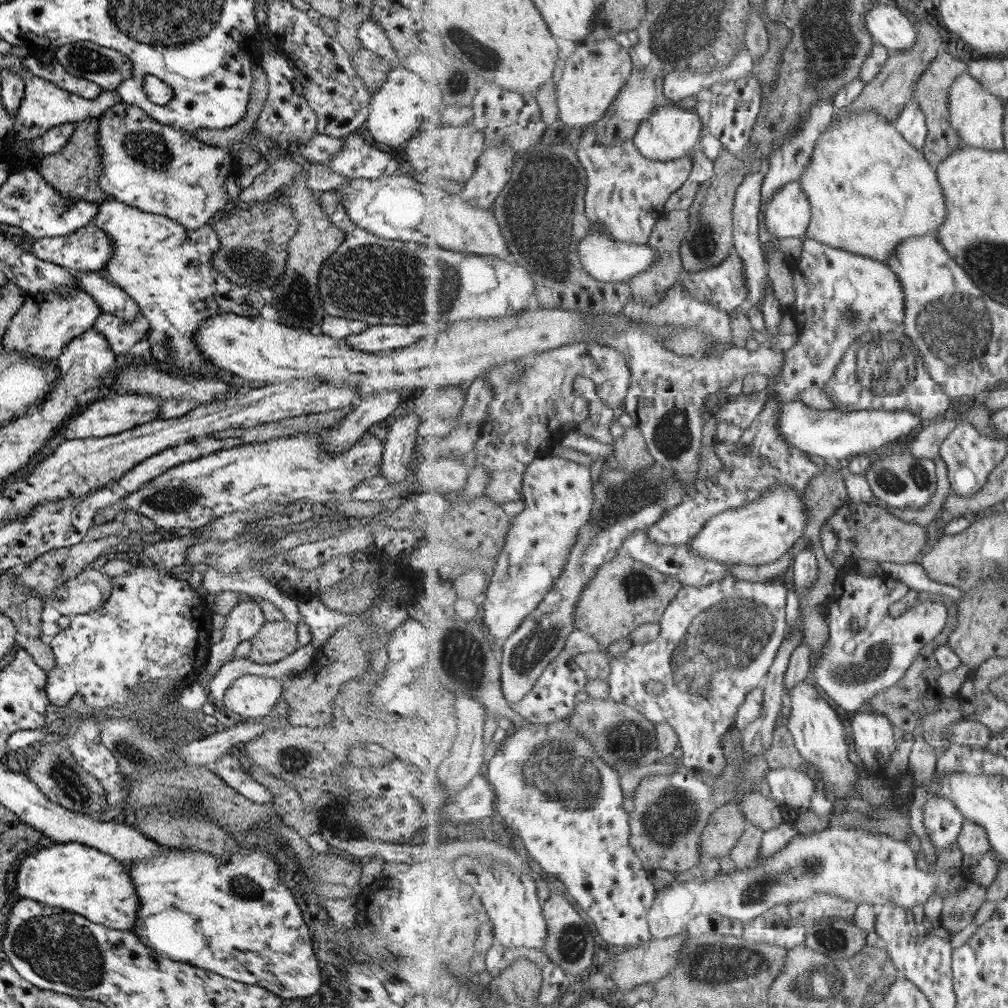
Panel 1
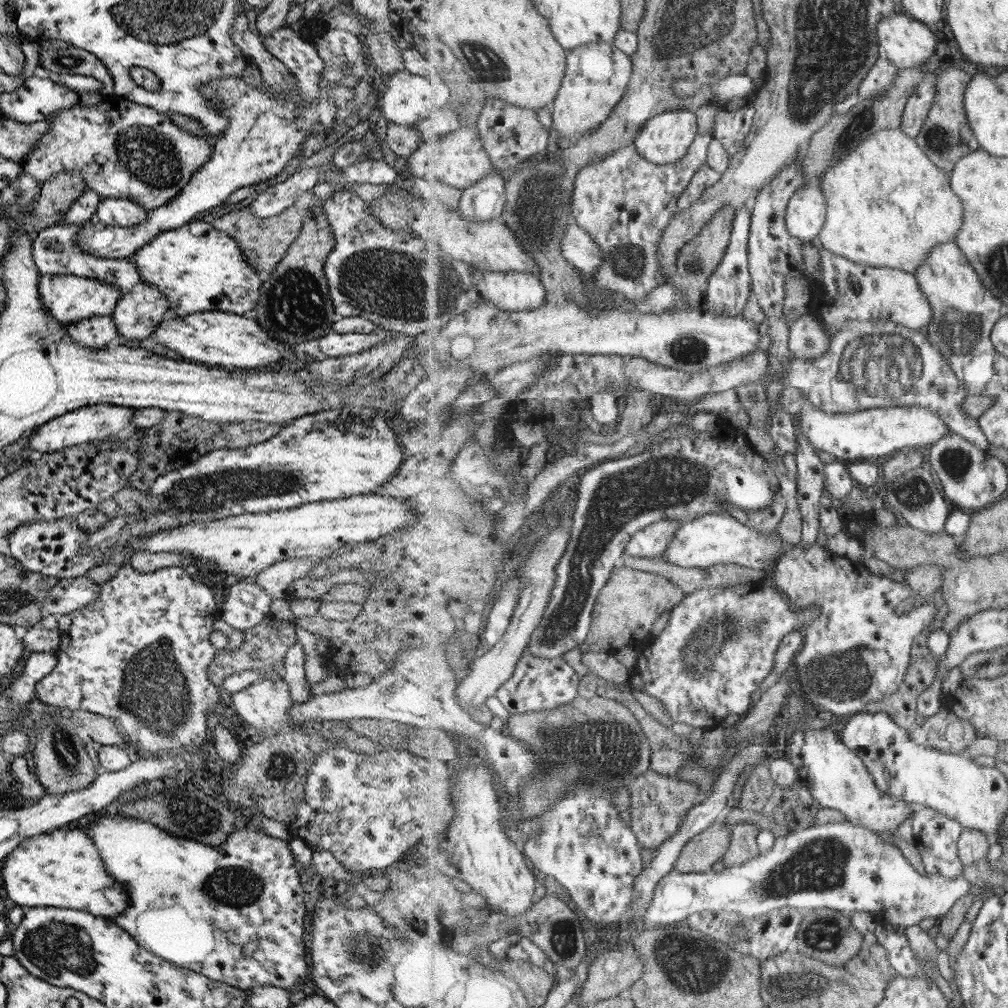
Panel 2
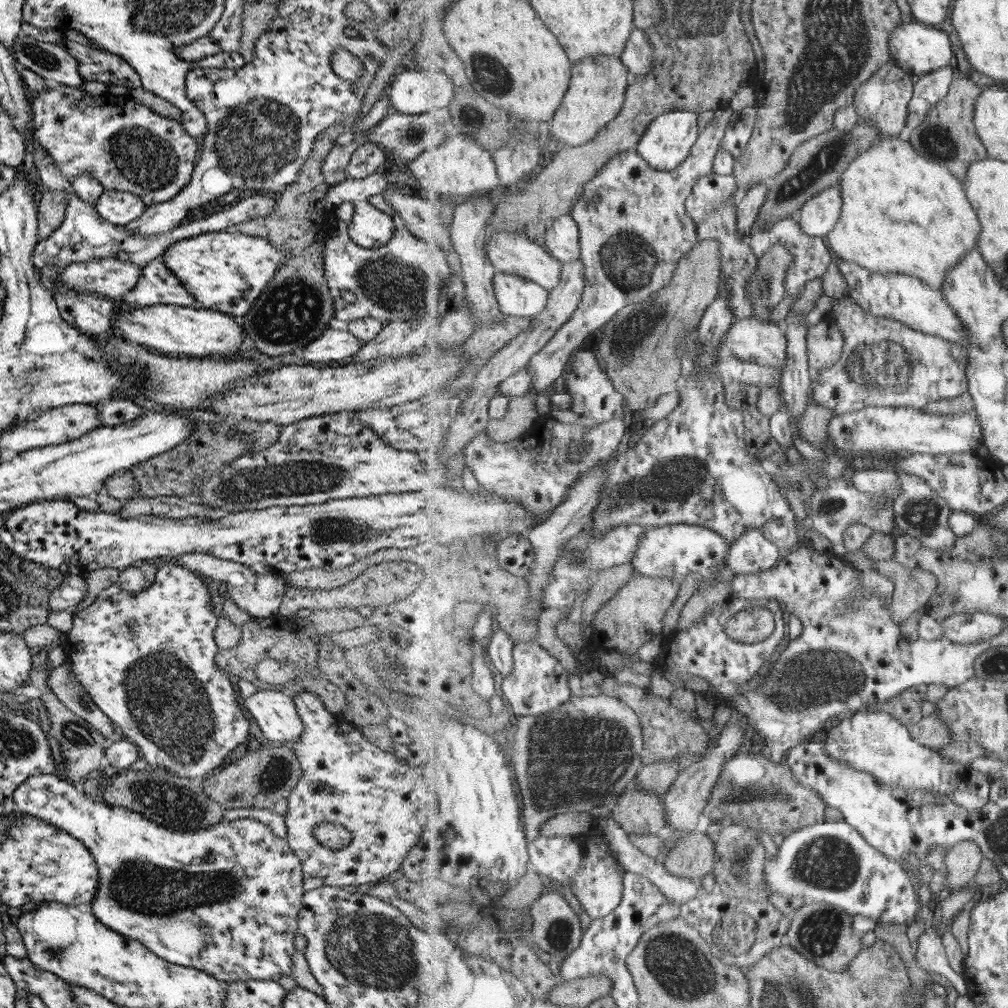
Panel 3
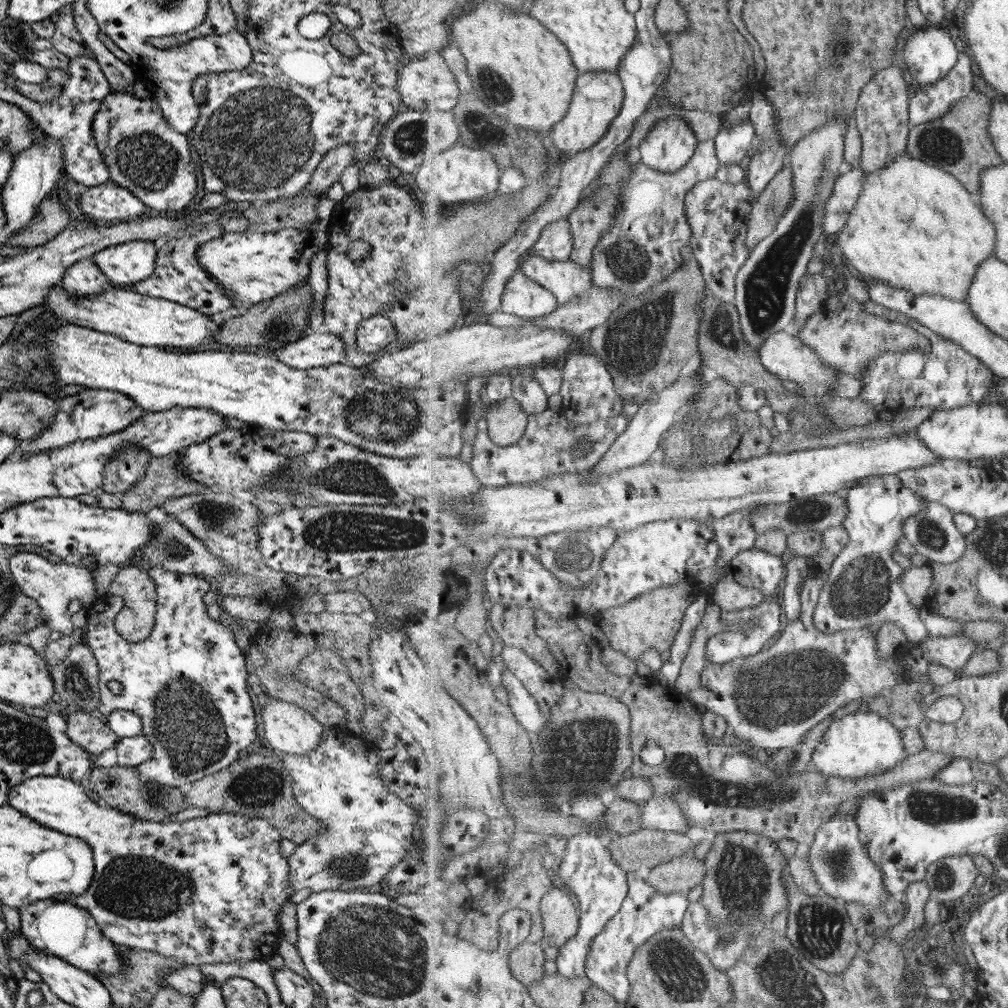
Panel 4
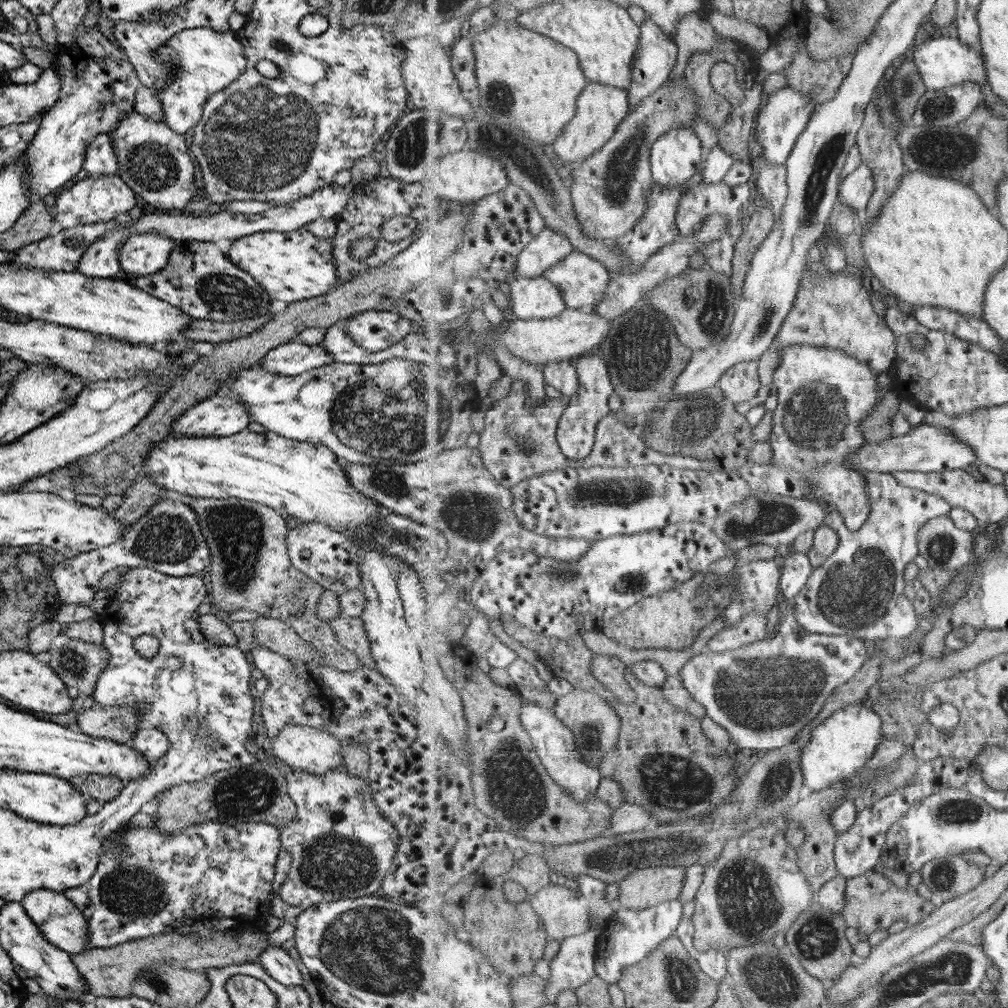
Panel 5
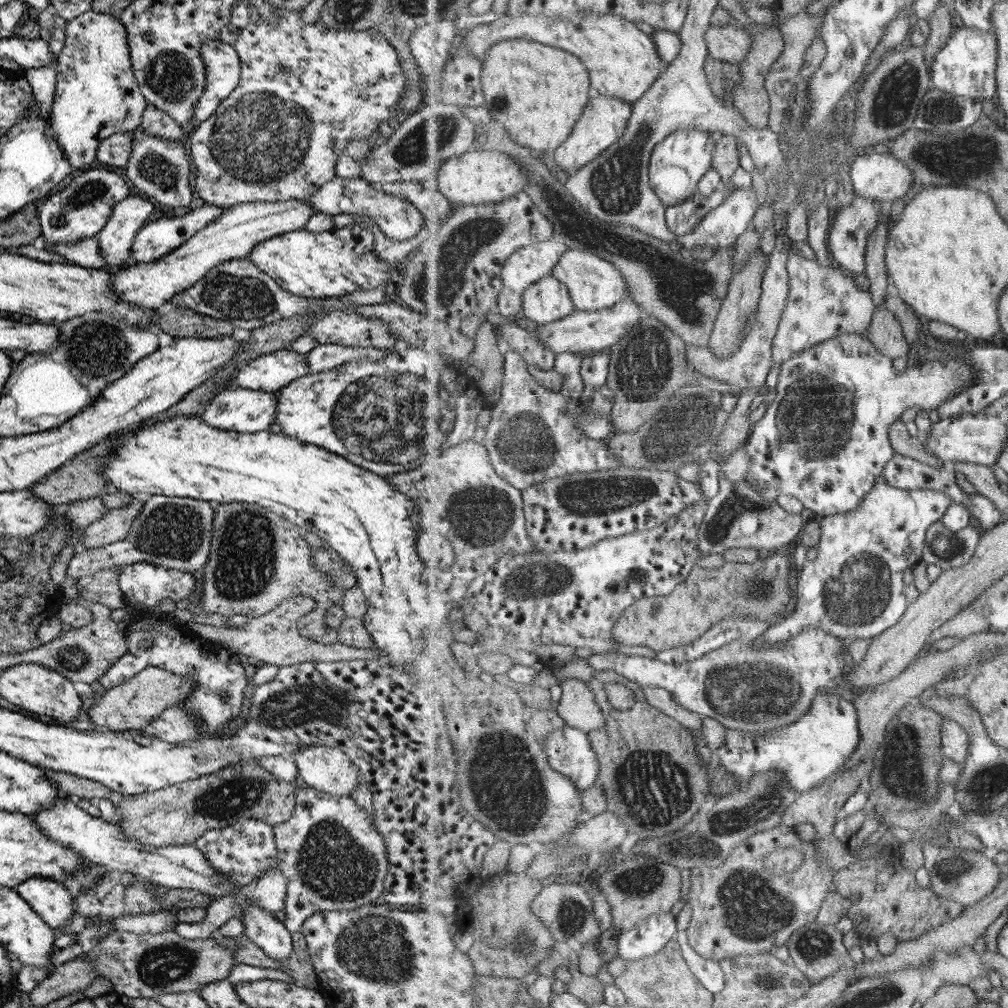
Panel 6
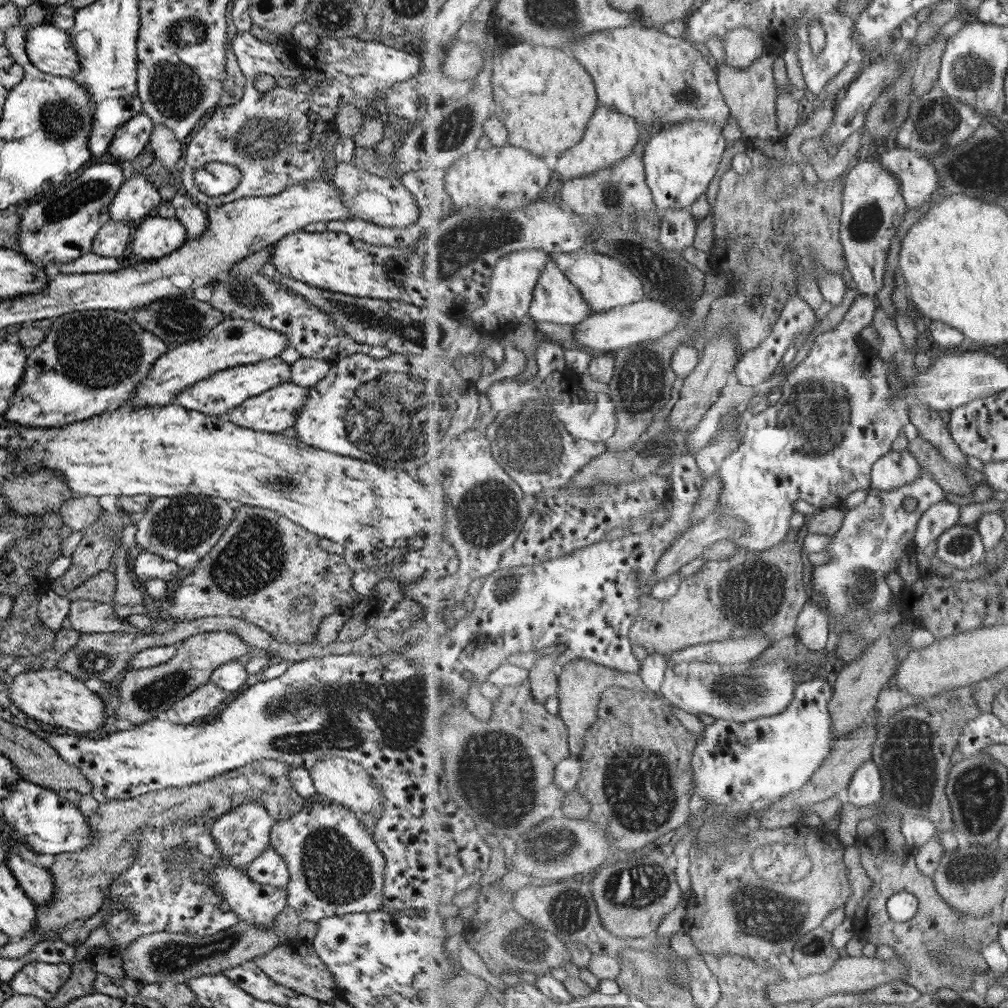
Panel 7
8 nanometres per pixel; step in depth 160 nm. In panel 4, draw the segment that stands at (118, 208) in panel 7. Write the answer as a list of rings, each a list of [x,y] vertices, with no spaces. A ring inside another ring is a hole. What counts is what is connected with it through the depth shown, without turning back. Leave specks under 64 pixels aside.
[[[92,256],[78,259],[60,280],[61,289],[71,297],[91,297],[113,287],[92,260]]]

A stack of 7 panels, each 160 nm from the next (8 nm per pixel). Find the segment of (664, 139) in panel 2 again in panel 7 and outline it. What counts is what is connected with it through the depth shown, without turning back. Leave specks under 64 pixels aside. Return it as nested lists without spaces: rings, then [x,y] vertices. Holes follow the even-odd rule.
[[[714,120],[685,121],[657,132],[647,143],[643,164],[647,183],[654,194],[655,205],[661,210],[684,209],[701,199],[713,182],[721,156],[727,148],[727,140],[721,134],[722,124]]]

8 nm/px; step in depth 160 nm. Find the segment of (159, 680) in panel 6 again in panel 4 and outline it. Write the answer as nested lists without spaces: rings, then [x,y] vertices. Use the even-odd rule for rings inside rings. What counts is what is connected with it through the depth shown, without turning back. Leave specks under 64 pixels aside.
[[[71,709],[67,713],[70,714],[65,716],[67,720],[65,736],[89,755],[96,757],[119,740],[108,729],[103,717],[93,713],[74,712]]]

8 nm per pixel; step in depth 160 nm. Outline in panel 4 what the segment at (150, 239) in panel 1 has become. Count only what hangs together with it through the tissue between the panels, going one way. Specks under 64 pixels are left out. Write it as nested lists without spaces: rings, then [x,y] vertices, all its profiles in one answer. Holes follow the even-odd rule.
[[[110,180],[81,188],[77,206],[85,218],[96,223],[135,220],[145,212],[145,206],[135,196]],[[287,228],[275,233],[248,229],[202,239],[194,258],[210,278],[227,291],[225,295],[233,301],[235,308],[245,311],[297,288],[303,279],[307,279],[315,251],[312,234],[303,229]]]

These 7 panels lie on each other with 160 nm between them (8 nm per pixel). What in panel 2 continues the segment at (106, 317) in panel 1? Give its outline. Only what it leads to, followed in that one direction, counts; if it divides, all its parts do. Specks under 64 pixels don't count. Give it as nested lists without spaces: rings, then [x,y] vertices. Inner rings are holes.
[[[141,278],[127,295],[120,297],[110,317],[116,333],[127,343],[135,345],[152,334],[152,329],[162,320],[167,309],[169,303],[161,291]]]

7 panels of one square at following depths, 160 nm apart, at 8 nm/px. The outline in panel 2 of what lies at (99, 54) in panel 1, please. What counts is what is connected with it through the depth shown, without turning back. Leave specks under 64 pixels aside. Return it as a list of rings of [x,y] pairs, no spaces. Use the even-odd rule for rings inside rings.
[[[59,47],[56,50],[39,49],[38,66],[57,74],[91,76],[102,84],[102,97],[113,94],[112,78],[106,66],[88,50],[77,47]]]

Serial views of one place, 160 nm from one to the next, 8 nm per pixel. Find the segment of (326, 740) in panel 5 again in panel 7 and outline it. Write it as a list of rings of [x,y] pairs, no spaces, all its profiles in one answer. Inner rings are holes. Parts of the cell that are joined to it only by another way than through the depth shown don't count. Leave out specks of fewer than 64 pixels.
[[[342,756],[327,757],[314,762],[308,772],[315,794],[322,798],[327,798],[353,812],[361,811],[367,814],[369,811],[375,811],[380,814],[382,811],[382,796],[378,791],[377,783],[369,777],[365,769],[351,760],[344,759]]]

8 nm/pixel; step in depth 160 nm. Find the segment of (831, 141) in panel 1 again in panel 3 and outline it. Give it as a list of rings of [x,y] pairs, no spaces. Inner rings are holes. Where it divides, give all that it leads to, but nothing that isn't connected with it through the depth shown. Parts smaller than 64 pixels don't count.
[[[880,137],[873,147],[855,158],[839,184],[843,189],[843,214],[828,237],[828,246],[843,260],[848,260],[881,274],[910,274],[919,277],[933,289],[943,288],[951,267],[978,246],[977,236],[983,234],[979,221],[967,197],[966,186],[948,167],[928,160],[909,140]]]

